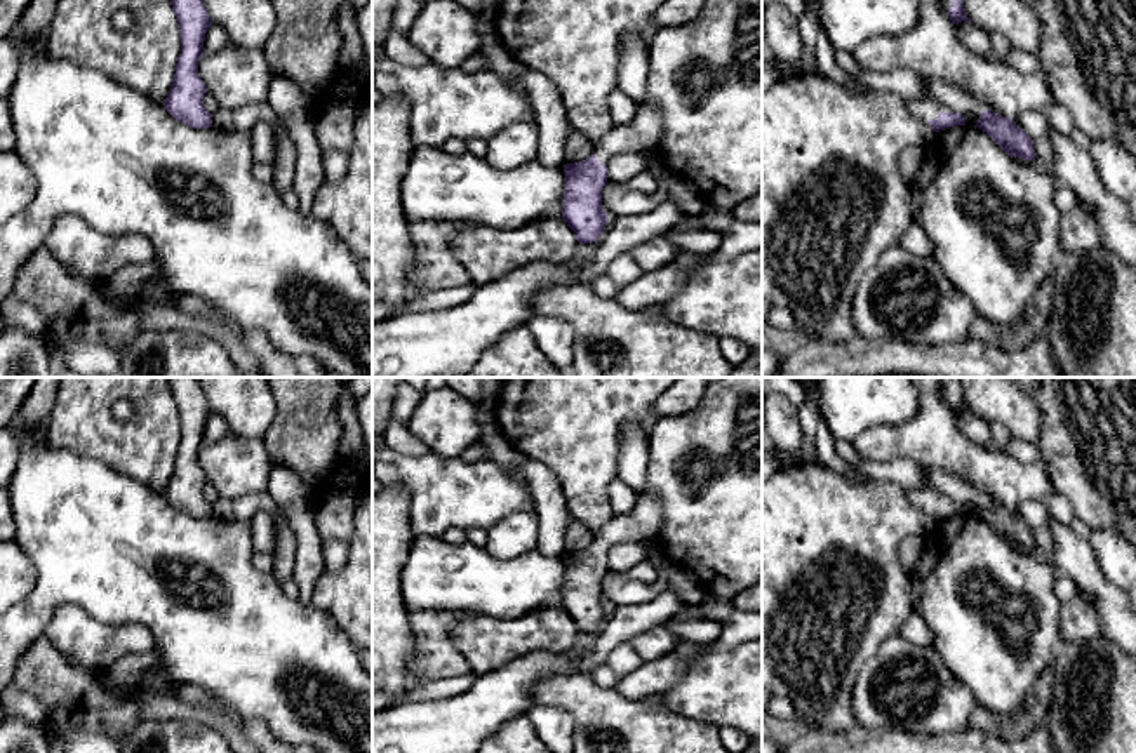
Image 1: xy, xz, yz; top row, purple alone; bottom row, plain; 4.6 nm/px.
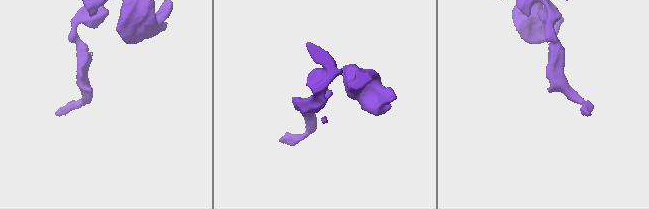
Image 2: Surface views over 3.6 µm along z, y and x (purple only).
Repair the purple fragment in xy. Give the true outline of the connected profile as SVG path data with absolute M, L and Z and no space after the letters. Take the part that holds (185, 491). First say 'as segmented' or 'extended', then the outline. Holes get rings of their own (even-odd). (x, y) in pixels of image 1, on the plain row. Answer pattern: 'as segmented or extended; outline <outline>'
as segmented; outline M167 377L167 383L179 414L181 443L164 496L184 515L209 518L212 503L204 496L207 476L198 463L198 450L212 412L197 377Z

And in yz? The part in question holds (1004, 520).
as segmented; outline M985 499L976 516L986 522L1011 548L1039 548L1033 539L1033 529L1026 525L1012 508L1002 506L993 499Z

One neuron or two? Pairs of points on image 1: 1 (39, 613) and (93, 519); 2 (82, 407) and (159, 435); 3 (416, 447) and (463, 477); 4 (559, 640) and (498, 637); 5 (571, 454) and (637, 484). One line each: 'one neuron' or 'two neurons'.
1: one neuron
2: one neuron
3: two neurons
4: one neuron
5: two neurons

